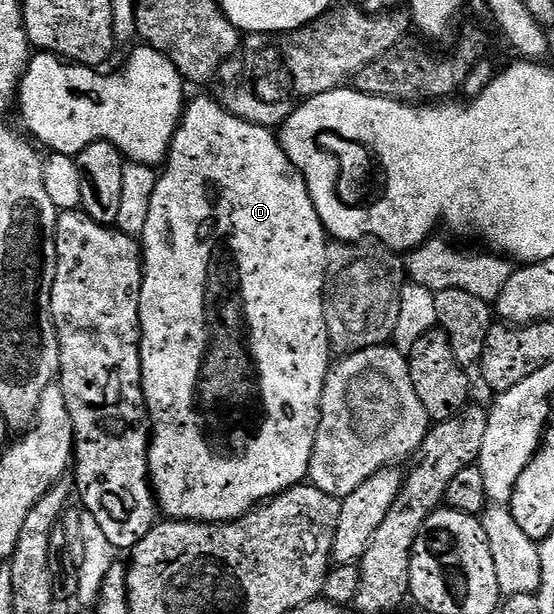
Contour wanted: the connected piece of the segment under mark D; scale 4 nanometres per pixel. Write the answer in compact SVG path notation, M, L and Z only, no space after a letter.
M200 96L197 100L189 99L180 117L180 124L172 139L168 151L168 159L162 165L156 185L154 198L150 198L150 214L146 217L146 226L142 237L142 259L144 262L144 281L140 291L140 385L144 391L144 401L148 407L150 421L150 447L148 450L148 475L152 491L156 498L159 511L165 517L174 520L199 520L205 524L226 524L229 520L236 520L244 516L257 504L280 495L287 488L294 488L308 476L308 467L312 461L312 451L316 445L316 435L320 429L320 403L322 390L326 382L326 374L334 363L334 345L328 336L326 314L324 313L324 279L326 278L326 262L328 261L328 246L330 237L324 230L322 218L318 218L318 210L308 193L308 187L302 175L290 162L286 150L280 145L277 133L270 128L243 121L227 111L219 99L211 100L208 96Z

